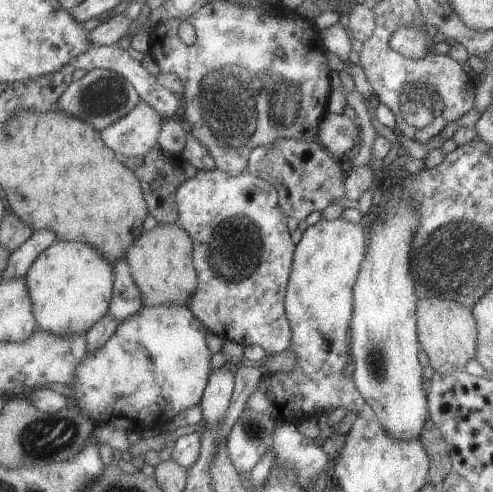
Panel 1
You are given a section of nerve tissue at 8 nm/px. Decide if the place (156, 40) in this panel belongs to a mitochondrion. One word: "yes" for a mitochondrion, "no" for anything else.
no

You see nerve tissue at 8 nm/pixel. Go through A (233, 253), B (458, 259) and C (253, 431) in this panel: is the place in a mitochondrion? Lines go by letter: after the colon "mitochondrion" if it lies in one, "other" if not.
A: mitochondrion
B: mitochondrion
C: mitochondrion

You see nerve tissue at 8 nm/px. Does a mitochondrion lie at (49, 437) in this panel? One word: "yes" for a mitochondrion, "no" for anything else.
yes

